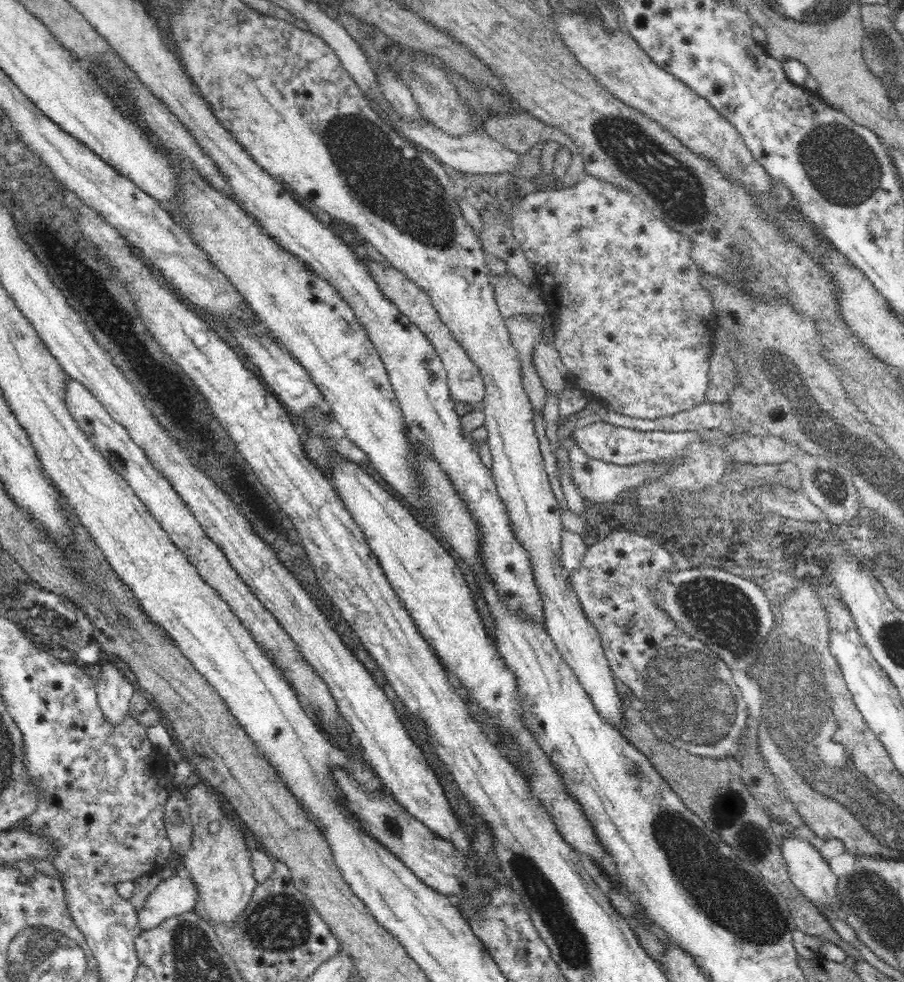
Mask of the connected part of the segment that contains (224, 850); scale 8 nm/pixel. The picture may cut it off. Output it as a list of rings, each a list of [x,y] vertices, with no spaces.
[[[198,784],[186,790],[194,836],[190,850],[182,858],[182,866],[188,870],[188,878],[198,890],[198,908],[194,908],[194,912],[210,924],[232,928],[250,904],[258,884],[254,880],[252,856],[246,840],[242,838],[240,830],[236,830],[236,824],[228,820],[214,794],[218,792],[214,788],[210,790],[206,784]]]

